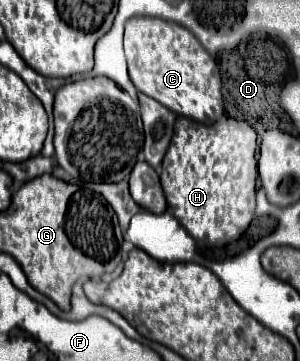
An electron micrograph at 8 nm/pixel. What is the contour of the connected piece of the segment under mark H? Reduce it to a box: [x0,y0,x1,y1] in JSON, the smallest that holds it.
[160,116,258,246]

